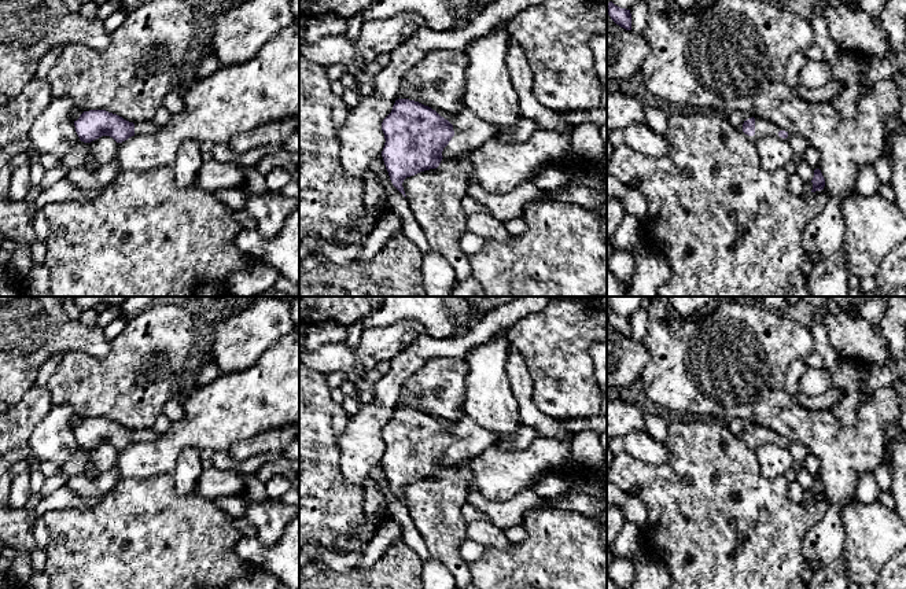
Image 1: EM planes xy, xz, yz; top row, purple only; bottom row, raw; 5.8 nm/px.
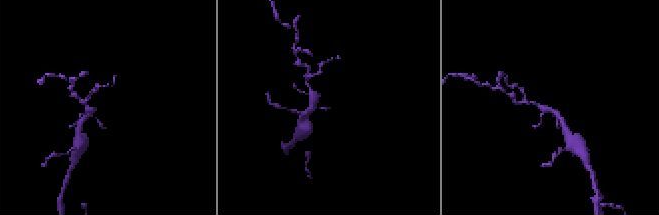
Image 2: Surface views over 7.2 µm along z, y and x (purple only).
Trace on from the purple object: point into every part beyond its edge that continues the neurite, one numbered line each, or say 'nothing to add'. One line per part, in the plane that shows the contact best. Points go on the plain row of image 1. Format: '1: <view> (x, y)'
1: xz (471, 440)

